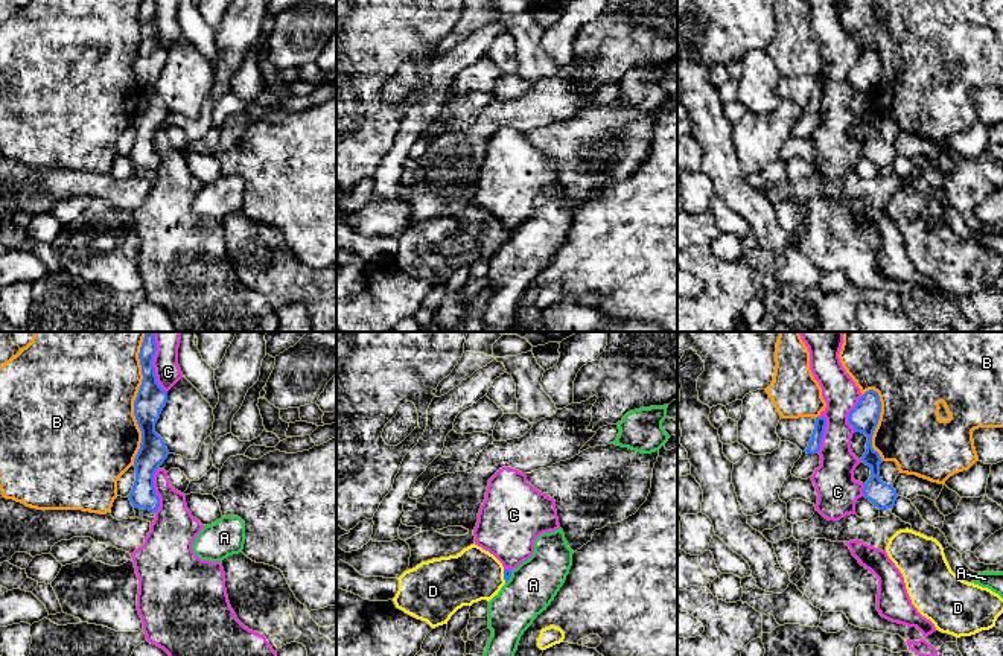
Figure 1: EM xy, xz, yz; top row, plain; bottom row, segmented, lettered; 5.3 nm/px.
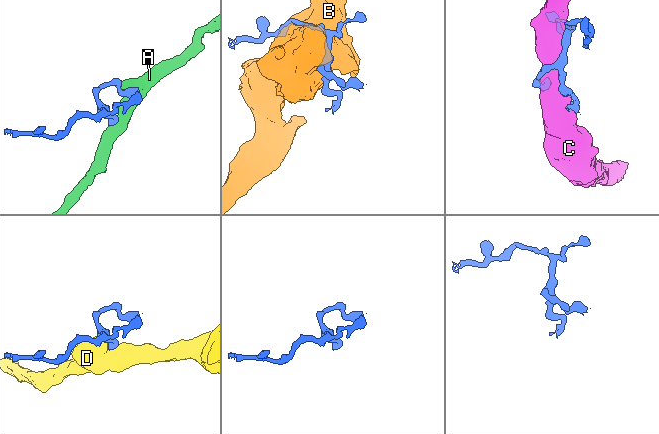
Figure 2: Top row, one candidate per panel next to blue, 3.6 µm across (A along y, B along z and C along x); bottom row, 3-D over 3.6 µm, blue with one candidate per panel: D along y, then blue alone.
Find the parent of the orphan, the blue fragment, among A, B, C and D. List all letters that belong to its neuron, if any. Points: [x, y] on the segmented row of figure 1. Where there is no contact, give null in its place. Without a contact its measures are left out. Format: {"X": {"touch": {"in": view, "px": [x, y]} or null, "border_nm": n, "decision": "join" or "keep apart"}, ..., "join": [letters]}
{"A": {"touch": {"in": "xz", "px": [510, 576]}, "border_nm": 80, "decision": "keep apart"}, "B": {"touch": {"in": "xy", "px": [136, 399]}, "border_nm": 700, "decision": "keep apart"}, "C": {"touch": {"in": "xy", "px": [151, 363]}, "border_nm": 320, "decision": "keep apart"}, "D": {"touch": {"in": "xz", "px": [504, 576]}, "border_nm": 70, "decision": "join"}, "join": ["D"]}

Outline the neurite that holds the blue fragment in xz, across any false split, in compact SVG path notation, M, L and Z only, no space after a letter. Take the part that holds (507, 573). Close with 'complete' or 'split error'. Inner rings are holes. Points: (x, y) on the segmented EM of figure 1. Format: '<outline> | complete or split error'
M478 545L464 548L457 556L422 562L405 571L399 580L399 591L393 598L397 609L426 621L432 629L447 624L451 616L463 606L472 606L481 600L490 601L510 580L511 571L489 551Z | split error

